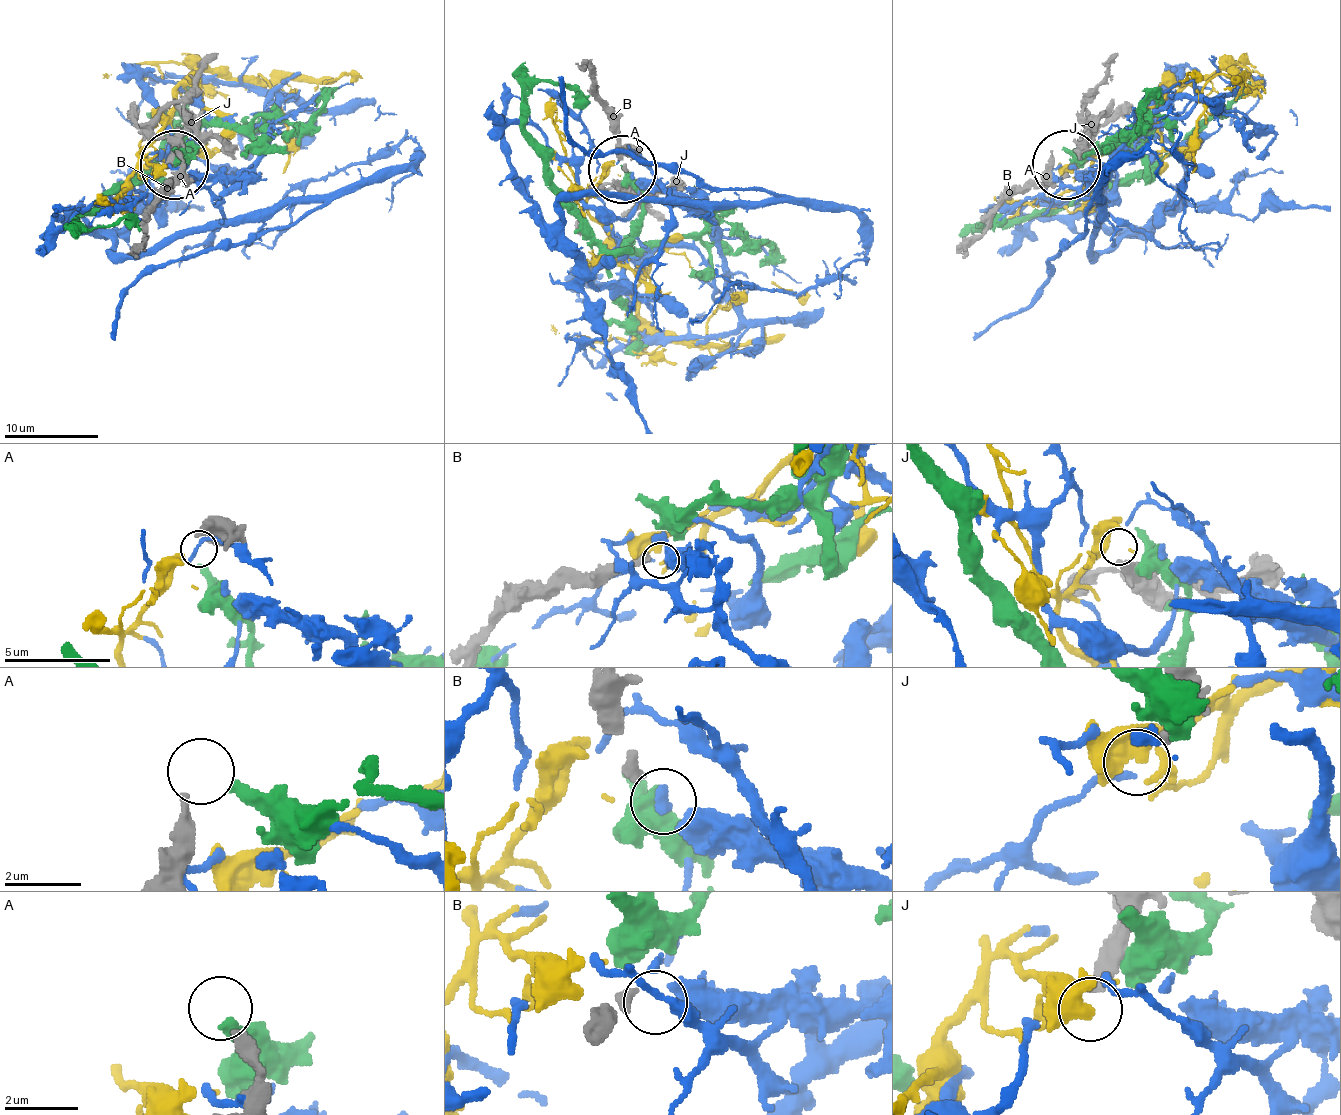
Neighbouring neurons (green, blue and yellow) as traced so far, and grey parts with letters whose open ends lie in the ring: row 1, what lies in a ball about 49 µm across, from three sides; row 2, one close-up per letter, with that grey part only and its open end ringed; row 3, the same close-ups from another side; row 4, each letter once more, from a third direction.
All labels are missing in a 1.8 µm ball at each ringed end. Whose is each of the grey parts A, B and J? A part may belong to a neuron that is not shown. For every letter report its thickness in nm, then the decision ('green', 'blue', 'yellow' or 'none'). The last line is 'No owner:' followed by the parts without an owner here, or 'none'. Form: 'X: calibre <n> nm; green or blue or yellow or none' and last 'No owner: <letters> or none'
A: calibre 280 nm; green
B: calibre 320 nm; blue
J: calibre 360 nm; none
No owner: J

